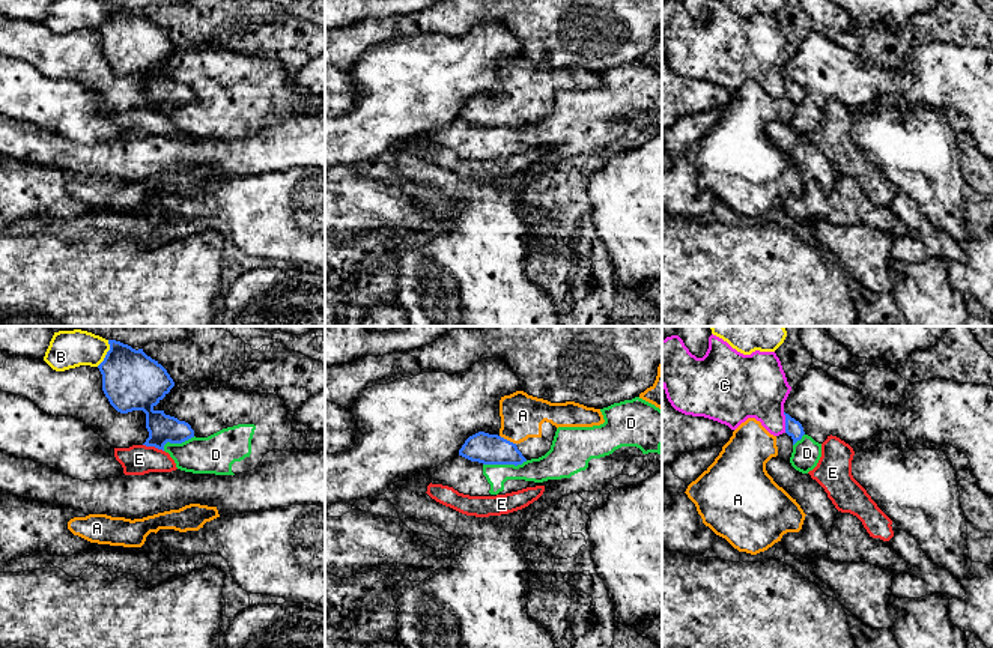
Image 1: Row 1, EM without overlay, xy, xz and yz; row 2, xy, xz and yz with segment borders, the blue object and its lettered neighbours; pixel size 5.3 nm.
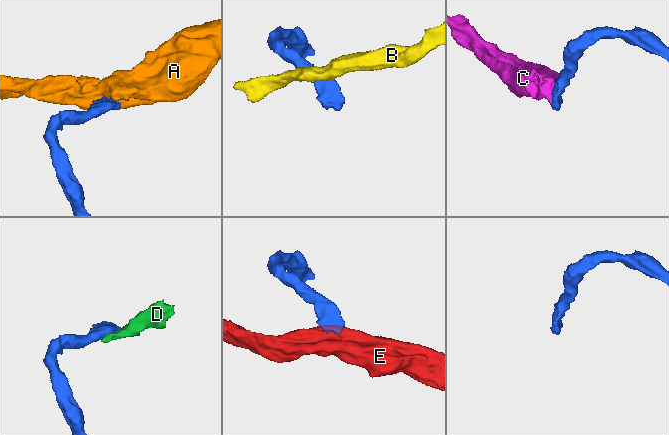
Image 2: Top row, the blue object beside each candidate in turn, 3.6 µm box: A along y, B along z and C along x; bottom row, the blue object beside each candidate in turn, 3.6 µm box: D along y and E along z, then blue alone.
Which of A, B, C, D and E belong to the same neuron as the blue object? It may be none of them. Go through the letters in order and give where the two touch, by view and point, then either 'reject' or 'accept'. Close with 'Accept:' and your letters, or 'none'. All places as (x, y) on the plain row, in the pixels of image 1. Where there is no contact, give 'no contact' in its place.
A: meets blue in xz at (506, 102); accept
B: meets blue in xy at (107, 17); reject
C: meets blue in yz at (786, 86); reject
D: meets blue in xz at (504, 127); reject
E: meets blue in xy at (154, 109); reject
Accept: A

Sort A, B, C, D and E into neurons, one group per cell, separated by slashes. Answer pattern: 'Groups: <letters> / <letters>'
Groups: A / B / C / D / E

